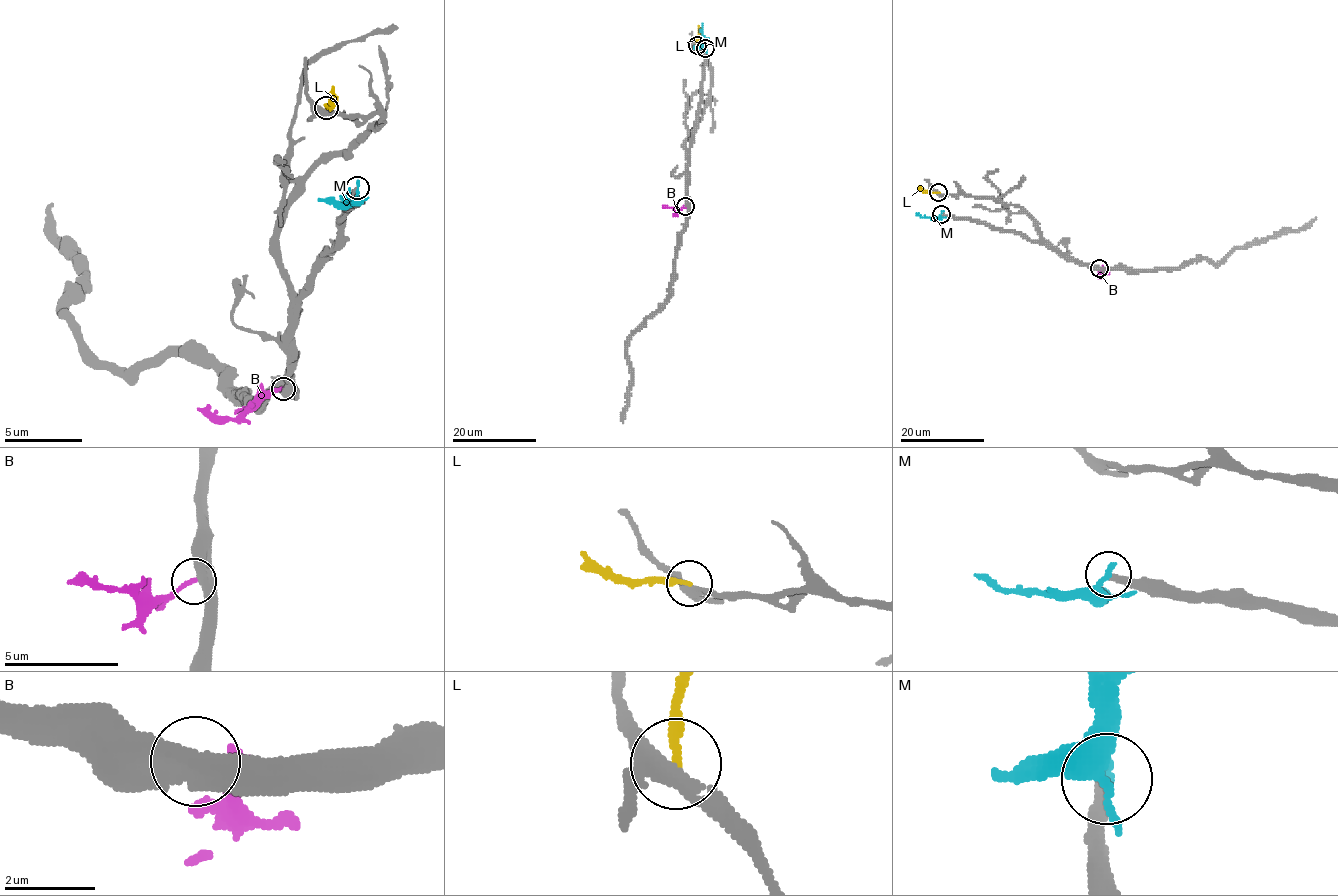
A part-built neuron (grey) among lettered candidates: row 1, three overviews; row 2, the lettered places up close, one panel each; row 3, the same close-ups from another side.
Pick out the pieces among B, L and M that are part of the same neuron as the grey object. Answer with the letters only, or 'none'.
B

